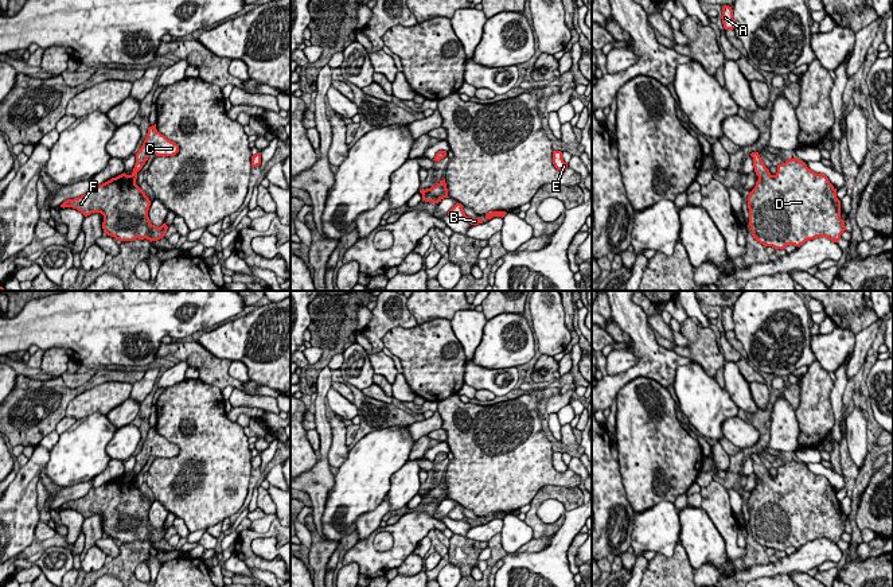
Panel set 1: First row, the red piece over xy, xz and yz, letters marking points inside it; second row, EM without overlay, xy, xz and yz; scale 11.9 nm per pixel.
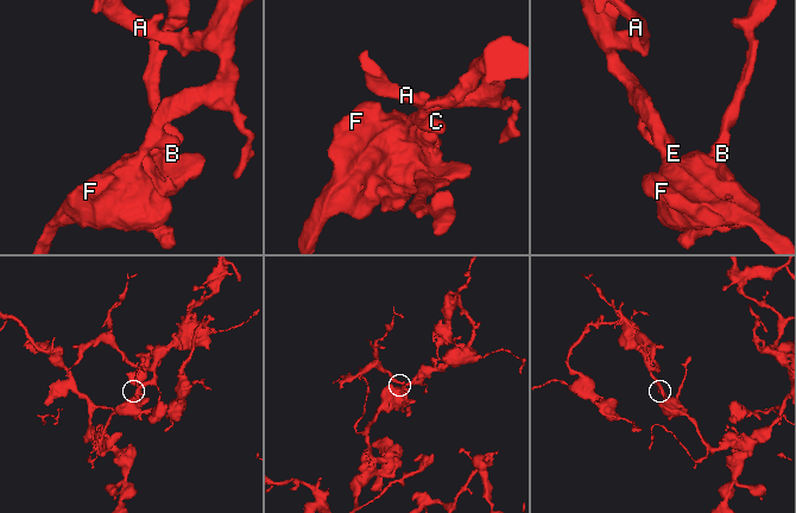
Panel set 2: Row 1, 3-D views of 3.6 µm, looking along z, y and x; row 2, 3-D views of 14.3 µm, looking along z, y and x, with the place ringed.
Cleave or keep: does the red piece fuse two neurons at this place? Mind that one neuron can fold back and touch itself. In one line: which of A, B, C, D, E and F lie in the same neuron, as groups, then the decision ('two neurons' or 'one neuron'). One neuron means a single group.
A B C D E F; one neuron

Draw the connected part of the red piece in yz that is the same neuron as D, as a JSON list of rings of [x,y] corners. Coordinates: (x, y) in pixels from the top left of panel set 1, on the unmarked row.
[[[752,454],[750,458],[759,478],[754,490],[748,494],[749,528],[756,543],[764,548],[785,551],[787,547],[800,548],[818,539],[834,544],[841,541],[841,536],[846,532],[841,520],[841,502],[826,477],[814,474],[796,459],[779,466],[777,474],[772,477],[759,454]]]

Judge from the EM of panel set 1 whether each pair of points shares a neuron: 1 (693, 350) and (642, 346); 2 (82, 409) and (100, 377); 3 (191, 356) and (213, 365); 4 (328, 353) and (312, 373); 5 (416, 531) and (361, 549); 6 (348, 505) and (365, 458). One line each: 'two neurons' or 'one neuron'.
1: two neurons
2: two neurons
3: one neuron
4: one neuron
5: one neuron
6: one neuron

